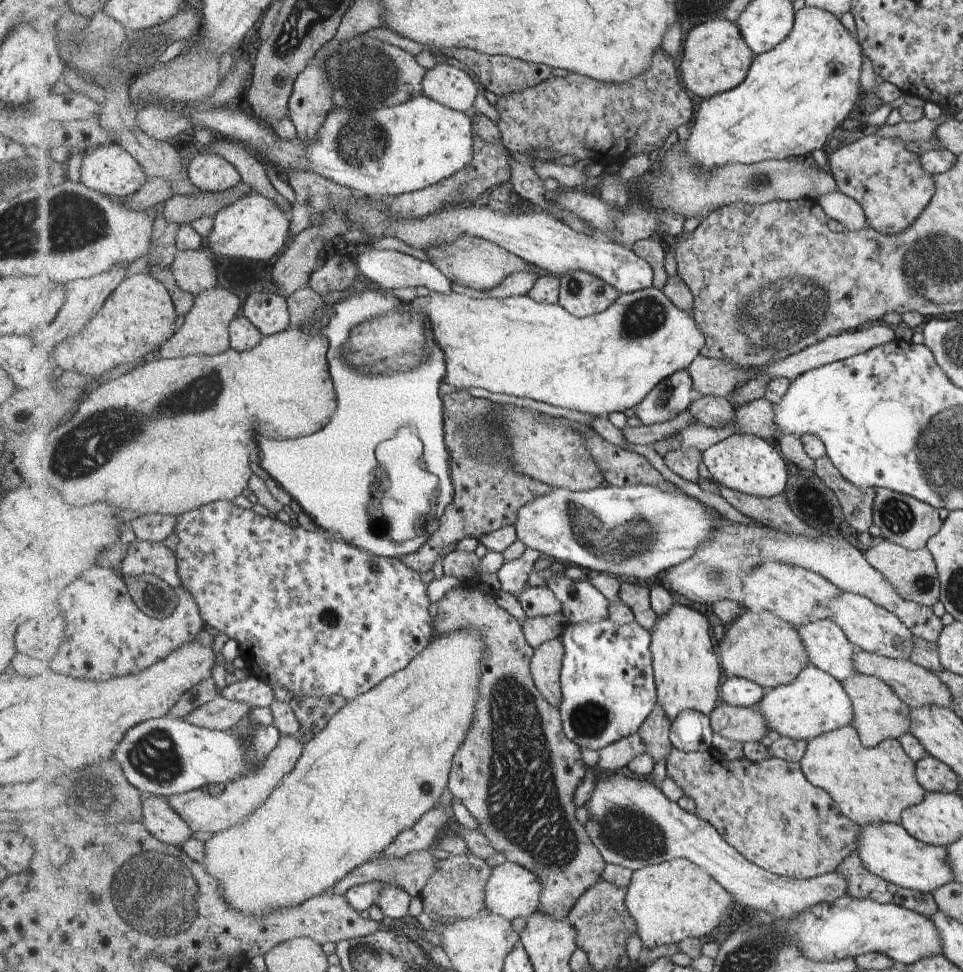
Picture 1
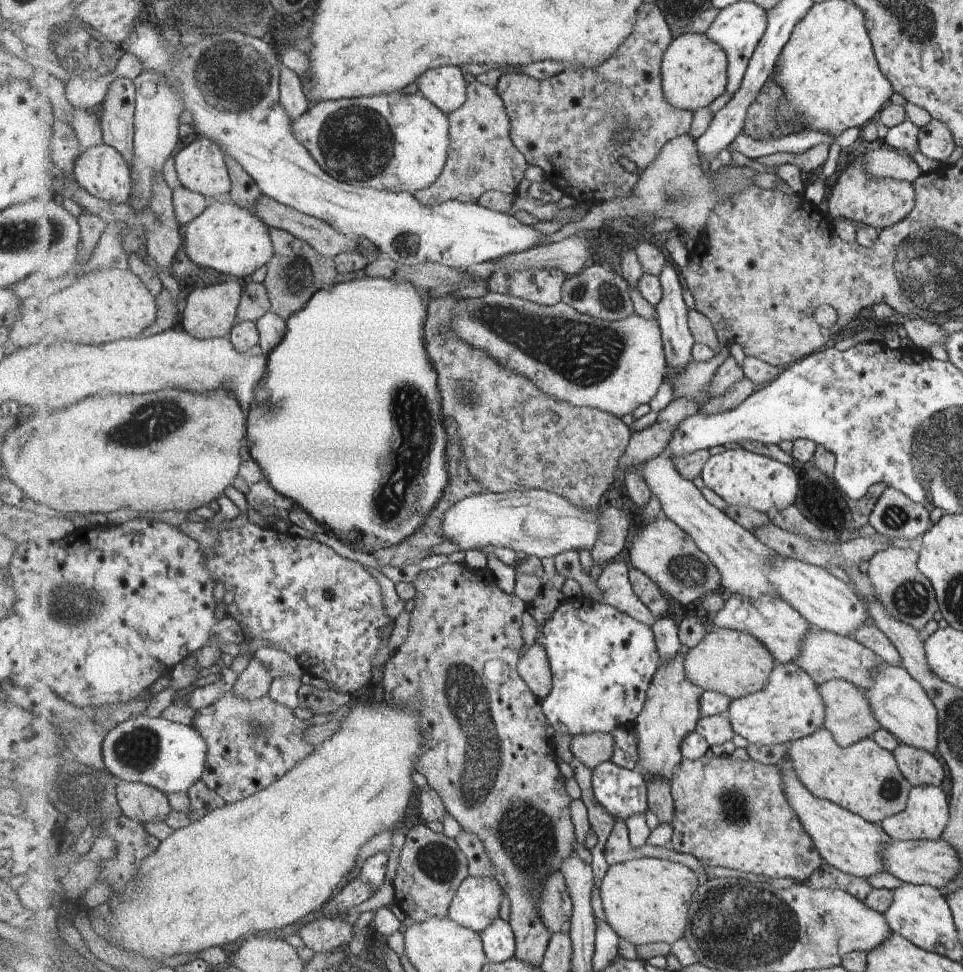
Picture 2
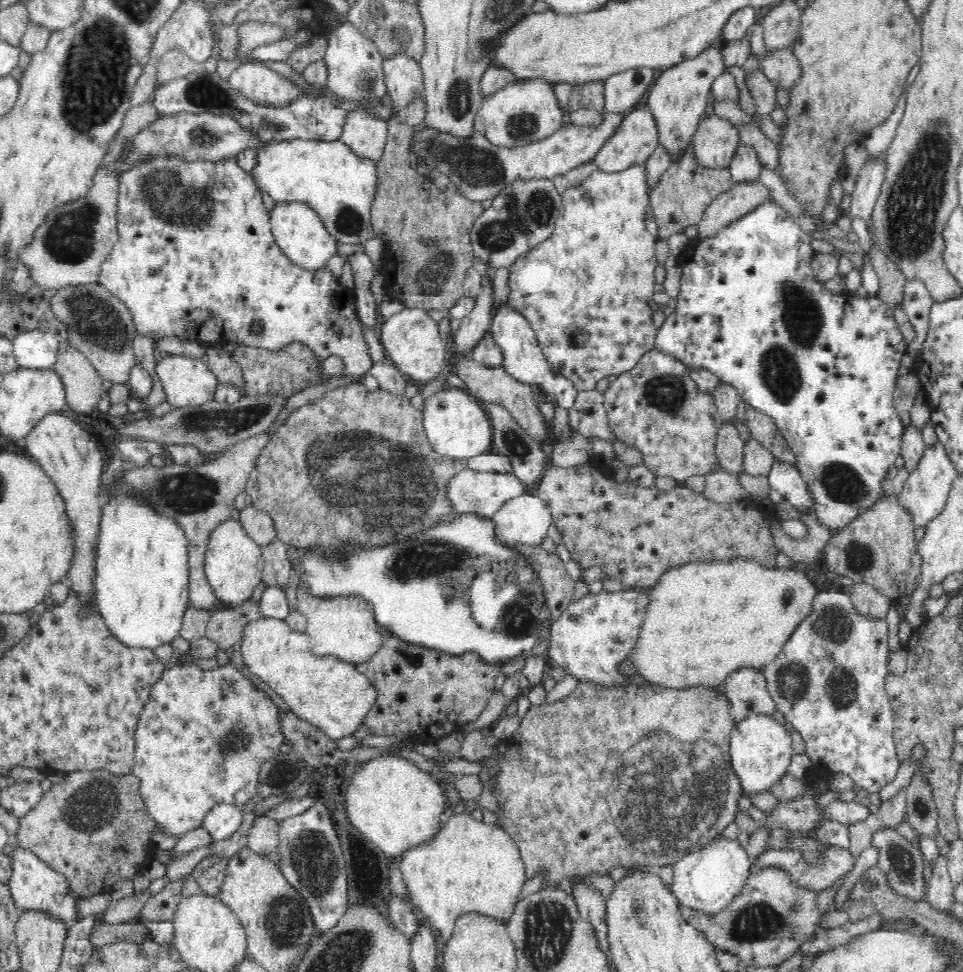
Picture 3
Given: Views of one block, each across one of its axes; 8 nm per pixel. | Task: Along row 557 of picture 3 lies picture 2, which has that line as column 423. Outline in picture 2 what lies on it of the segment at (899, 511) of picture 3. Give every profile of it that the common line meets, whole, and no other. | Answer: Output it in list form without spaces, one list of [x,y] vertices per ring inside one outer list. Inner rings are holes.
[[[426,823],[413,826],[405,839],[393,879],[395,904],[414,922],[448,917],[451,902],[469,876],[467,856],[455,845],[455,839],[433,832]]]

